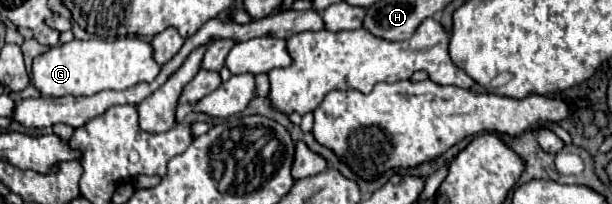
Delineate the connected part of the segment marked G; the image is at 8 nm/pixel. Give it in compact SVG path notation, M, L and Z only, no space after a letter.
M136 35L104 39L93 37L89 41L64 43L48 49L32 63L32 83L42 95L62 97L62 95L94 95L104 89L124 91L138 83L152 83L160 73L160 65L154 61L154 49L150 43Z

